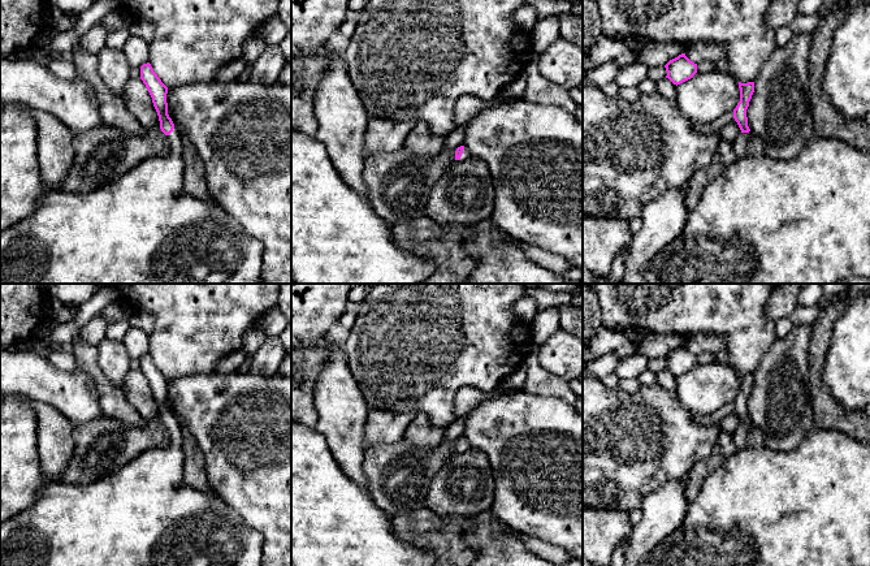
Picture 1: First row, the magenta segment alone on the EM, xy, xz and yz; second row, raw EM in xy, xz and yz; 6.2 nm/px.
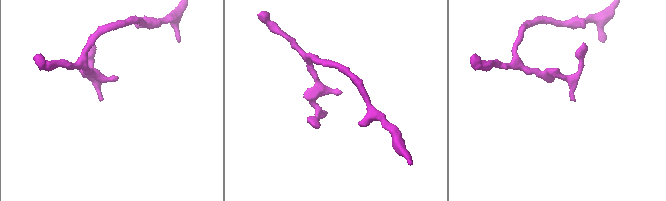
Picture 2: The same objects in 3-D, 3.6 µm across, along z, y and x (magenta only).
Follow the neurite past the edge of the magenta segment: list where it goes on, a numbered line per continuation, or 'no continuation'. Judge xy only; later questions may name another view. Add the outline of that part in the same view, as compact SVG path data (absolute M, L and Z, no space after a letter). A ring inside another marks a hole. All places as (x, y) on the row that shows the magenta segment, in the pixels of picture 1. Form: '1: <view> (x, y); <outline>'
1: xy (142, 228); M176 126L168 138L170 143L168 155L152 156L94 191L51 190L43 193L42 200L31 216L0 233L0 284L256 284L263 267L263 242L250 236L216 202L199 199L186 191L182 138Z

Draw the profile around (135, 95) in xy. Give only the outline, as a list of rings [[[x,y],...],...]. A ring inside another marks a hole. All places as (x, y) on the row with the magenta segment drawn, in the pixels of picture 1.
[[[130,77],[124,87],[121,98],[124,99],[126,108],[135,116],[144,129],[160,128],[152,98],[140,77]]]

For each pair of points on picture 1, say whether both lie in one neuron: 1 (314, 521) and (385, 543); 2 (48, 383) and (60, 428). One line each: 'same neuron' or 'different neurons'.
1: same neuron
2: different neurons

